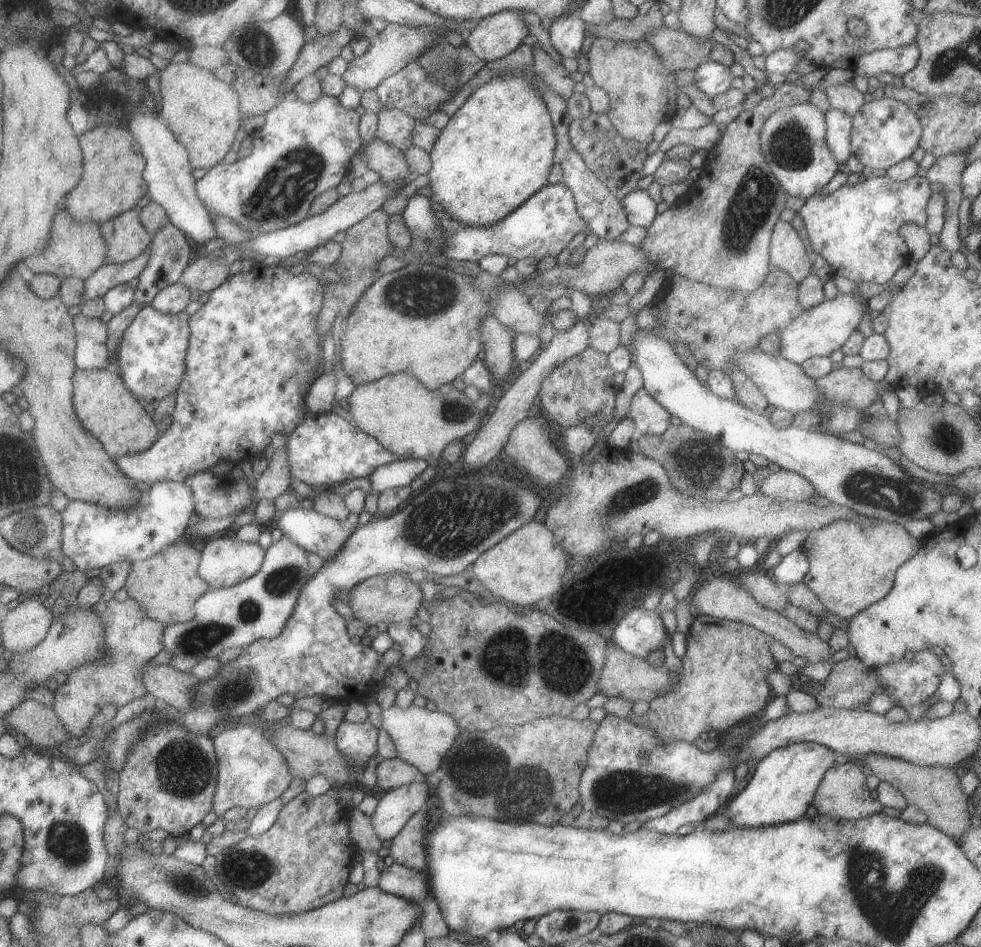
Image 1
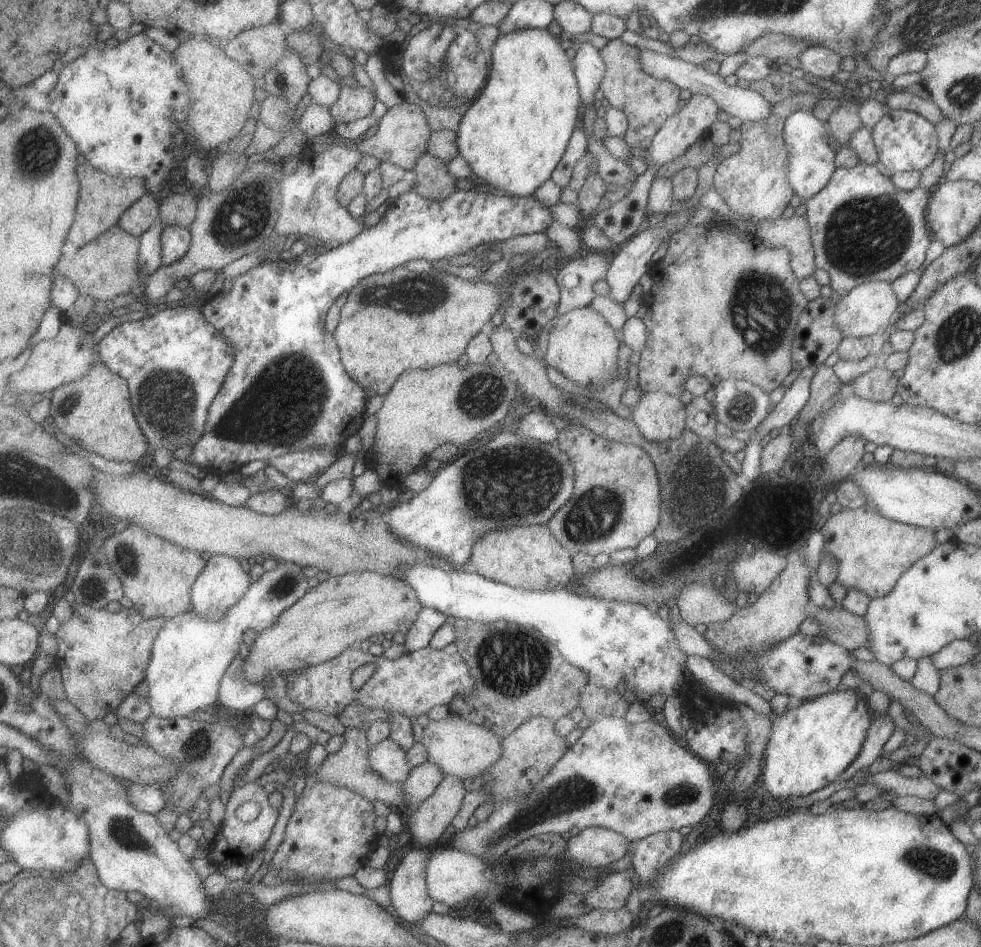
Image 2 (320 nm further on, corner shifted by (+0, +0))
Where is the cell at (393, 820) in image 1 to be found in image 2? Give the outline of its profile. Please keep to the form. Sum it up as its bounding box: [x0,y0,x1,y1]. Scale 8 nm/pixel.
[402,759,443,808]

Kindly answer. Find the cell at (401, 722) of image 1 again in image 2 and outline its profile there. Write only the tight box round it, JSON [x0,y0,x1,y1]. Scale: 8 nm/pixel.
[419,714,501,780]

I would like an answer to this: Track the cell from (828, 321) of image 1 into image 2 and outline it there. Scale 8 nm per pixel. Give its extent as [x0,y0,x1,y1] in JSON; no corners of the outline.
[834,281,900,337]

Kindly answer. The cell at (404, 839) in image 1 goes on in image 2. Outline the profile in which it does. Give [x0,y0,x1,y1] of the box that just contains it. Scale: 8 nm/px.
[405,775,465,848]

